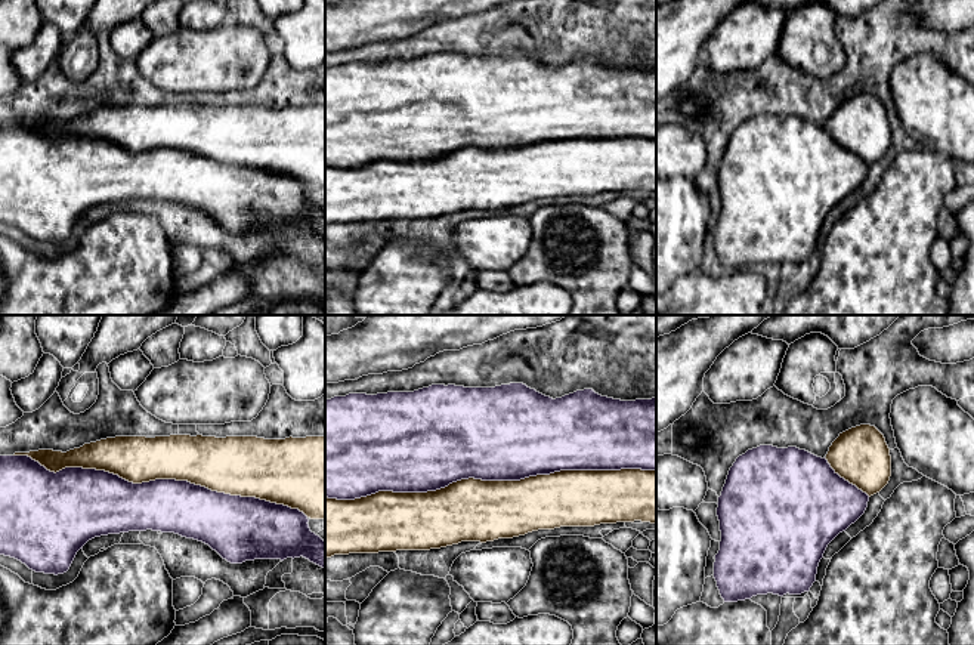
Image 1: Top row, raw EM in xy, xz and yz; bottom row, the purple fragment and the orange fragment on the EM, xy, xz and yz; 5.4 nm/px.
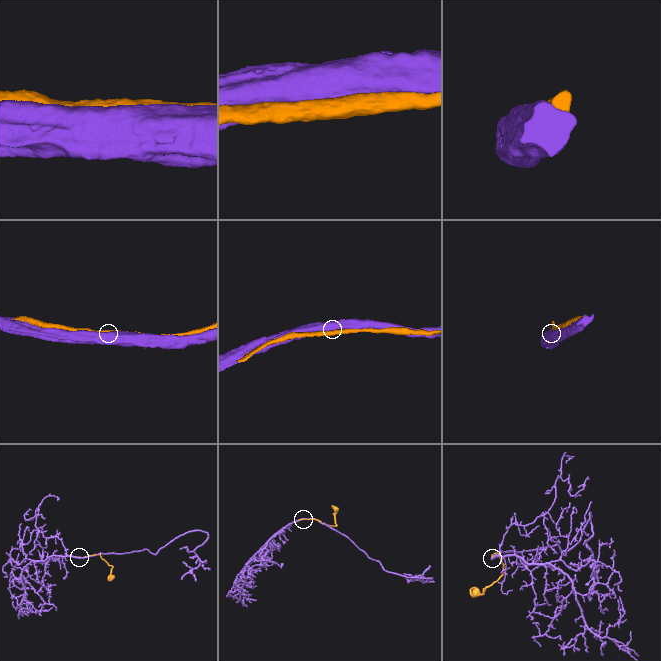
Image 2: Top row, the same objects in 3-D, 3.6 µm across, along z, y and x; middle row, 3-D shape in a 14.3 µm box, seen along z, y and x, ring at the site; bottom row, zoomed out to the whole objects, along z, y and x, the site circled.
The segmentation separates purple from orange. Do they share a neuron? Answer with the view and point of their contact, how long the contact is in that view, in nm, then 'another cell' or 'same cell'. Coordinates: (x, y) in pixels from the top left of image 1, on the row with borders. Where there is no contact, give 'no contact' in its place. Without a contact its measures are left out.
contact xz (489, 480); length 1800 nm; same cell

